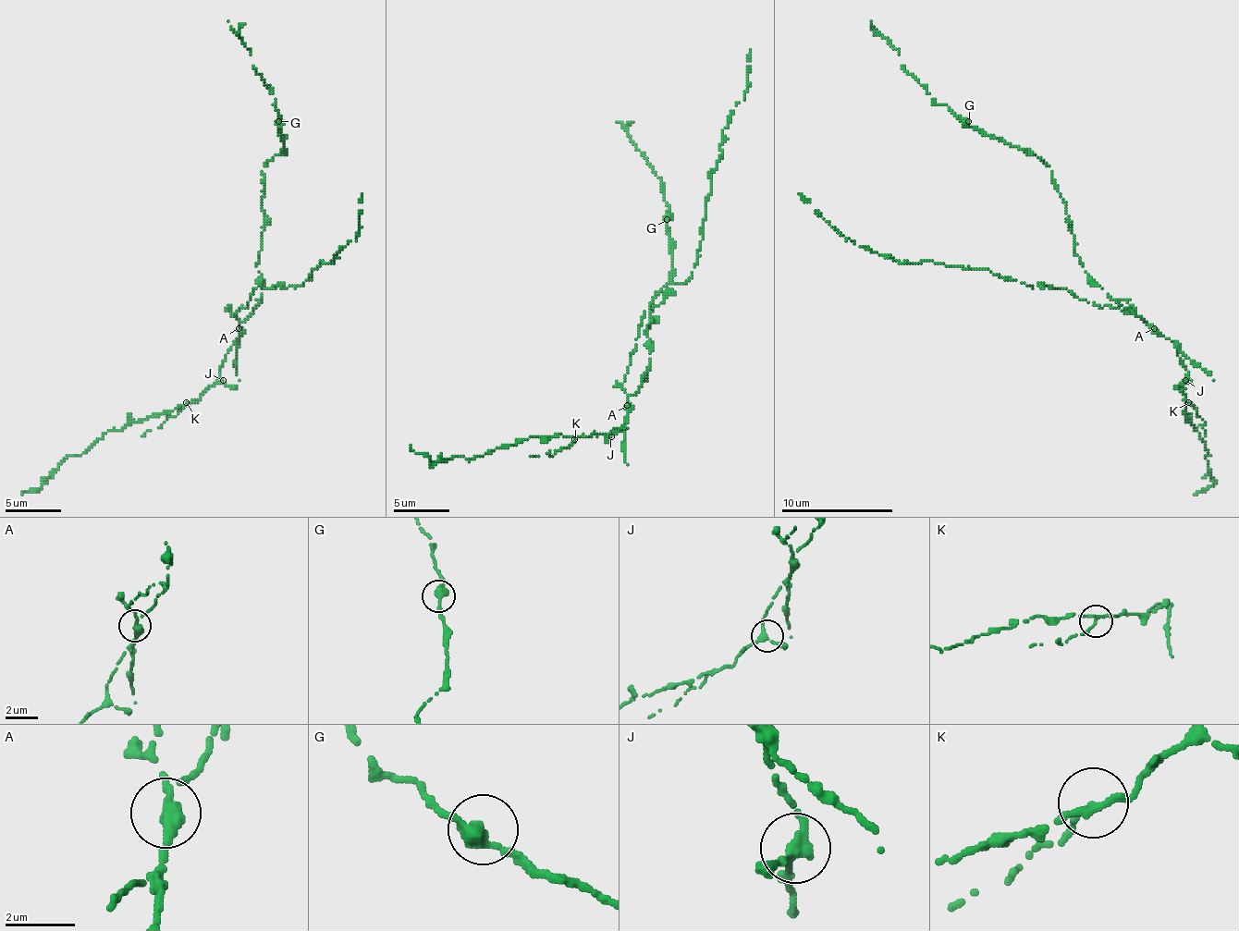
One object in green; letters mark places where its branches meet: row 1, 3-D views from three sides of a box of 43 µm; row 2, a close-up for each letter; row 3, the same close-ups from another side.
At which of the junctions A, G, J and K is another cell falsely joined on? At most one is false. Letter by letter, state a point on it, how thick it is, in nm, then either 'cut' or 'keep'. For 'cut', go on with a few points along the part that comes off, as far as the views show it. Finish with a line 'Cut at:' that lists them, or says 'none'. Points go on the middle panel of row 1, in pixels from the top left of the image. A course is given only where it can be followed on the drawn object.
A: place (627, 405); calibre 300 nm; cut; course (628, 406), (622, 384), (644, 312), (692, 275), (722, 130), (747, 89), (750, 50)
G: place (667, 219); calibre 360 nm; keep
J: place (611, 436); calibre 280 nm; keep
K: place (574, 439); calibre 160 nm; keep
Cut at: A

